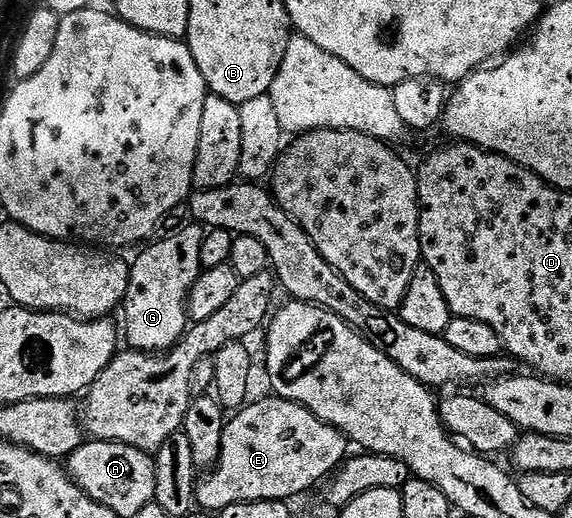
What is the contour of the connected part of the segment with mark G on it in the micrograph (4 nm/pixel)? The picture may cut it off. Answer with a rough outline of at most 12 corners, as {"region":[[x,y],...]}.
{"region":[[203,232],[142,247],[123,336],[160,354],[185,335]]}

